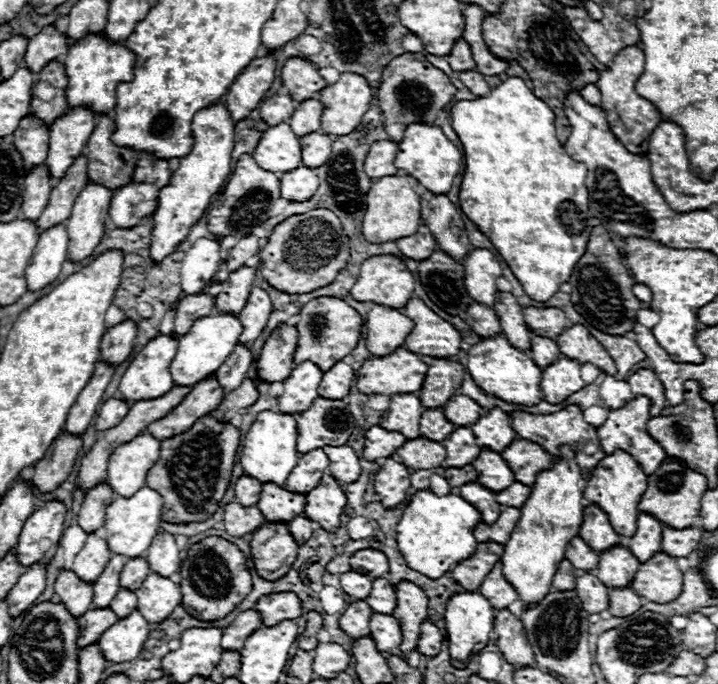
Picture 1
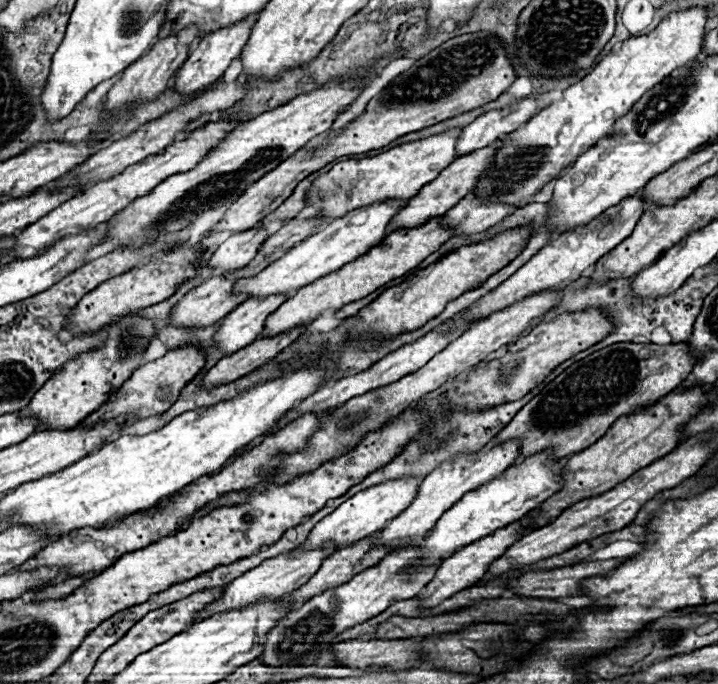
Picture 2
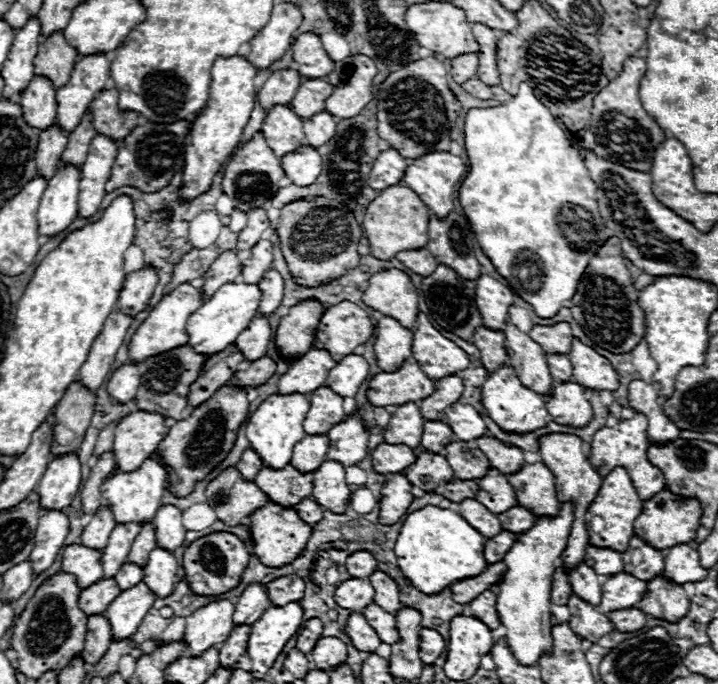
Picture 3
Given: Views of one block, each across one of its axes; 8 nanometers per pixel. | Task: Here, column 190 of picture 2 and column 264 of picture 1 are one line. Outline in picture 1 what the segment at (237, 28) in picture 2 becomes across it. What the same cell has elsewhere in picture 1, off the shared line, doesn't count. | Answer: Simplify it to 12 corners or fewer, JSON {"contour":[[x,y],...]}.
{"contour":[[274,52],[254,58],[226,96],[234,122],[264,100],[274,82]]}

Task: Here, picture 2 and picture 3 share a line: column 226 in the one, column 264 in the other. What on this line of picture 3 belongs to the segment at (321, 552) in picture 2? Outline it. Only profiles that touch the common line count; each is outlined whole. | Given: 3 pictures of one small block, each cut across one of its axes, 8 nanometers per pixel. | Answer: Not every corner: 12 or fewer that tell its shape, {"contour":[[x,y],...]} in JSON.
{"contour":[[264,584],[236,598],[234,624],[254,624],[274,606]]}

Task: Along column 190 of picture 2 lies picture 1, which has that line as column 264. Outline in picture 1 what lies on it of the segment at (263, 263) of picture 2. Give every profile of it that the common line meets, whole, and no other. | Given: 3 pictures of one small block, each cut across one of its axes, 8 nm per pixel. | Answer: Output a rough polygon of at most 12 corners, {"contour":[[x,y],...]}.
{"contour":[[254,286],[244,310],[242,336],[246,346],[262,334],[270,312],[270,296]]}

